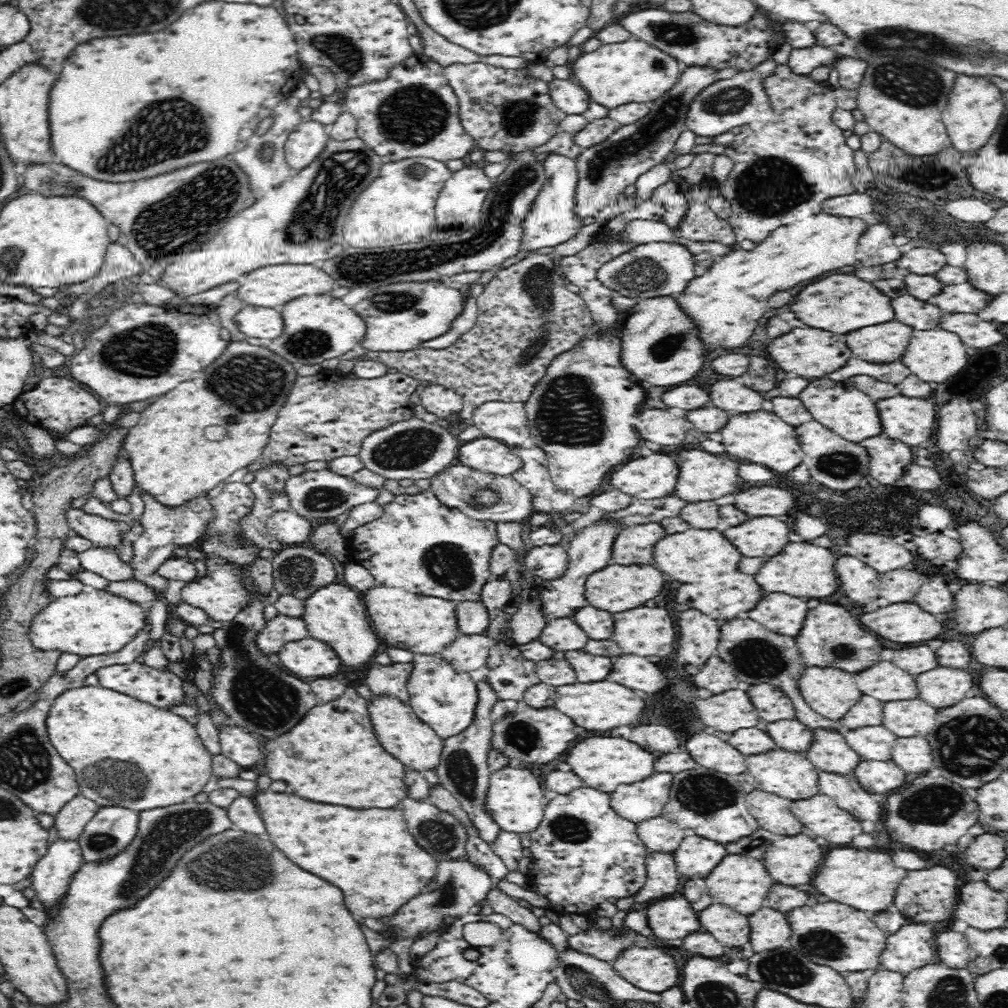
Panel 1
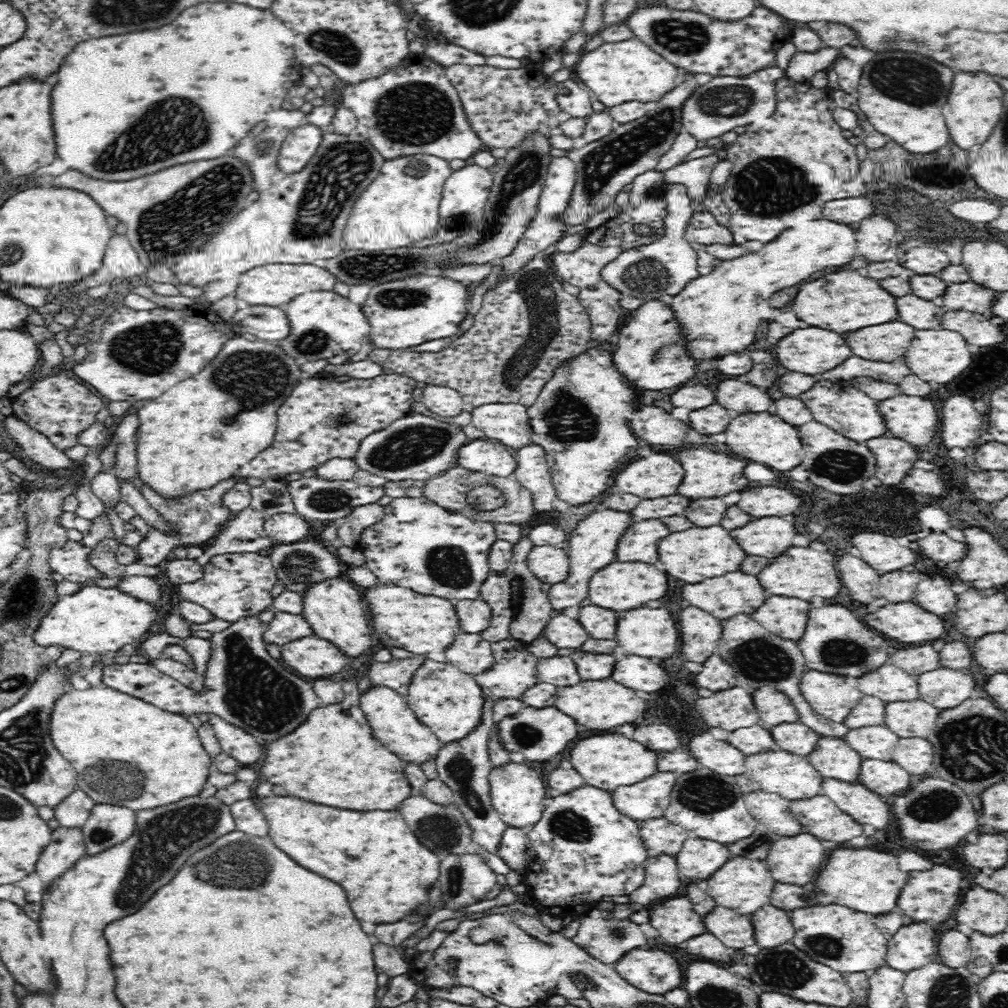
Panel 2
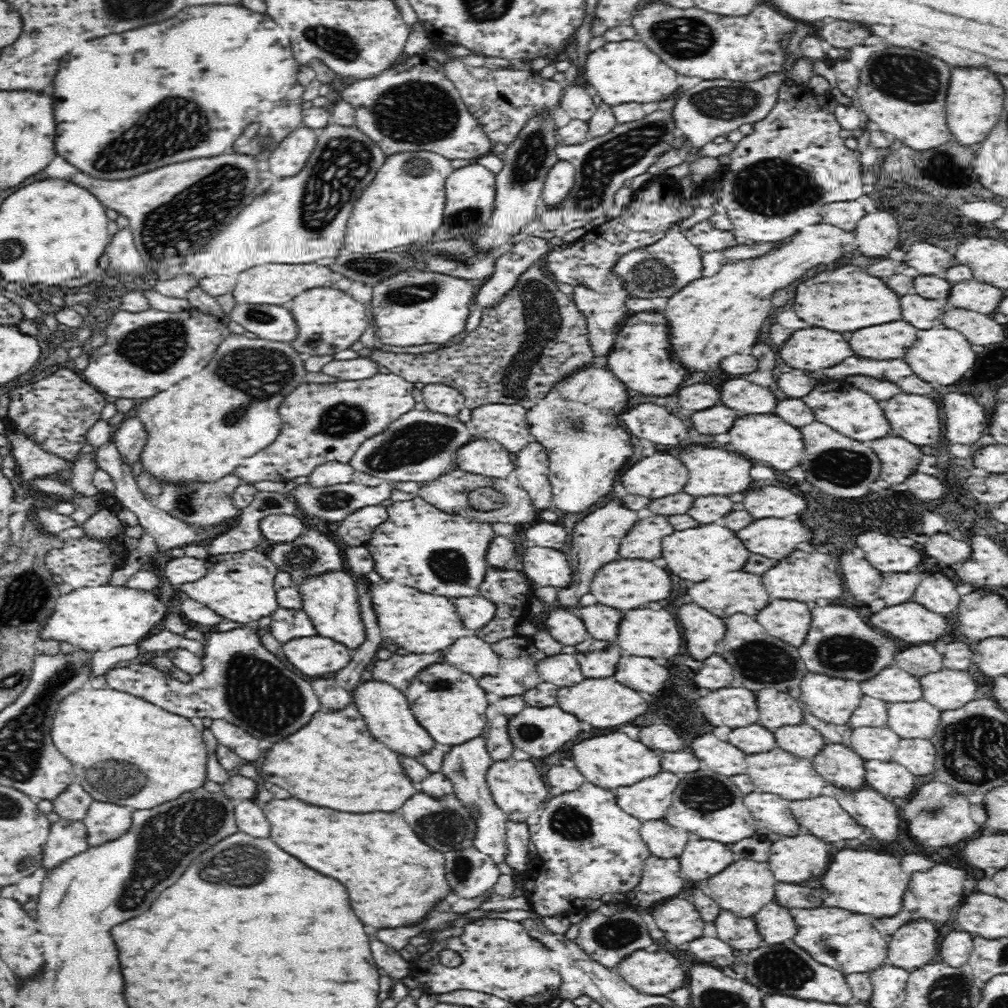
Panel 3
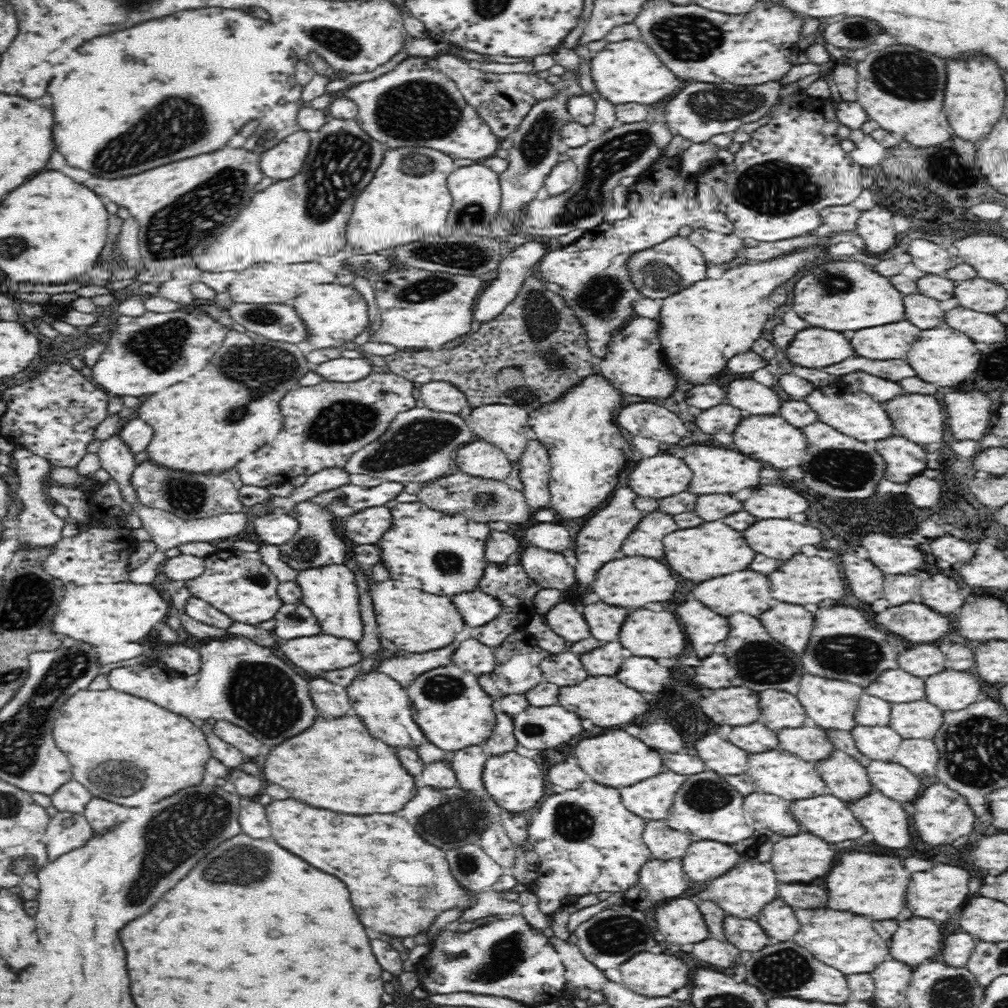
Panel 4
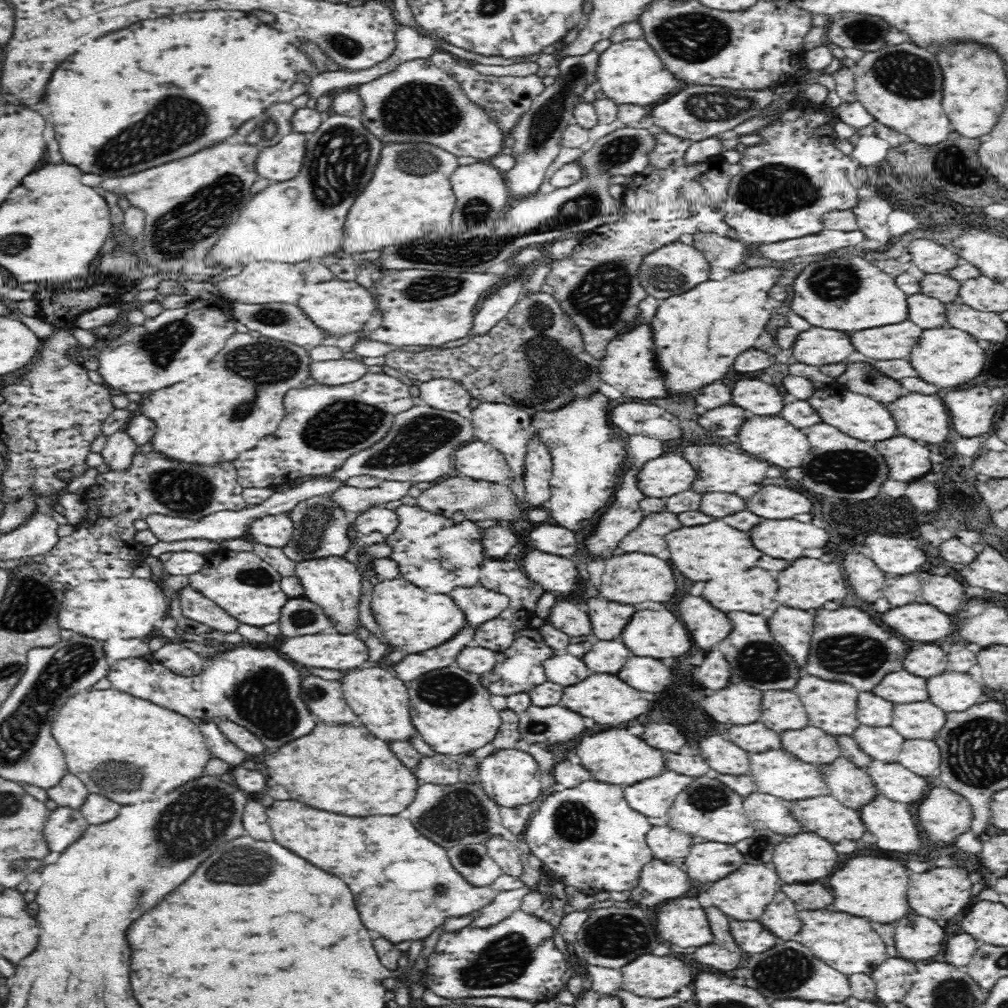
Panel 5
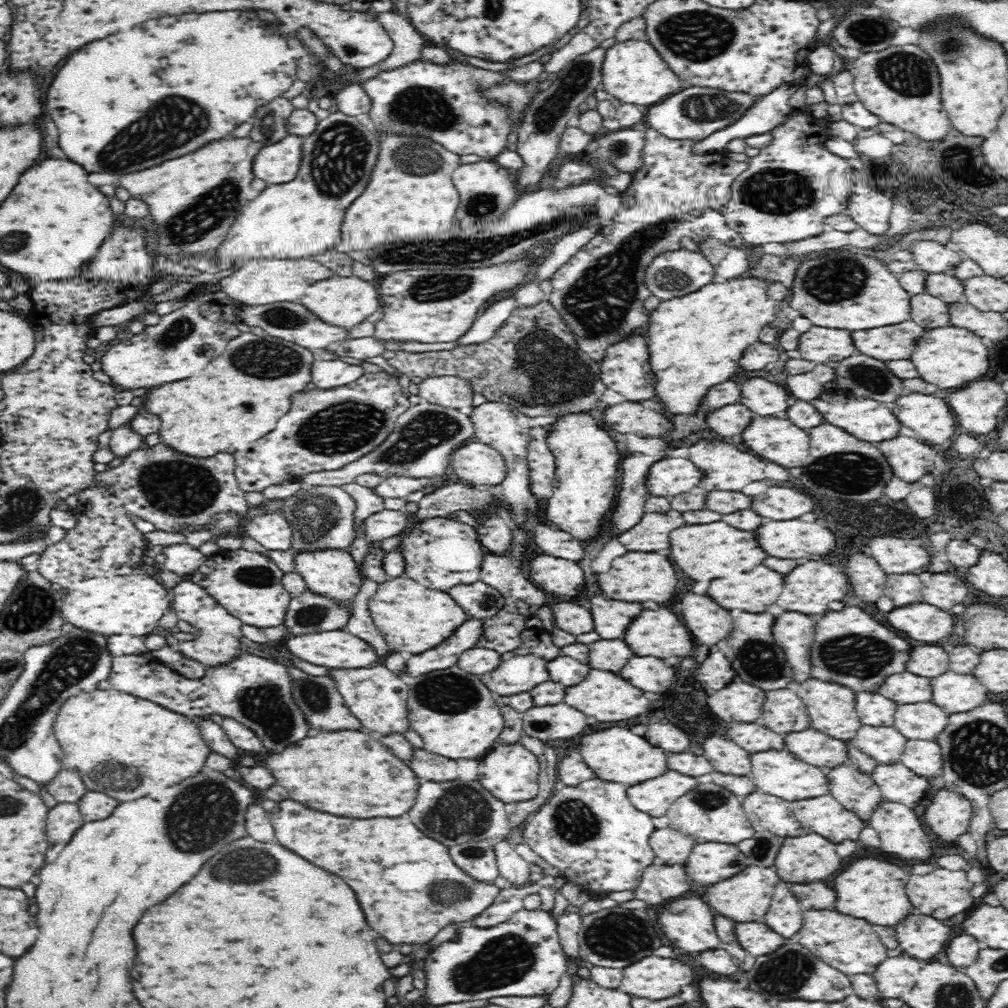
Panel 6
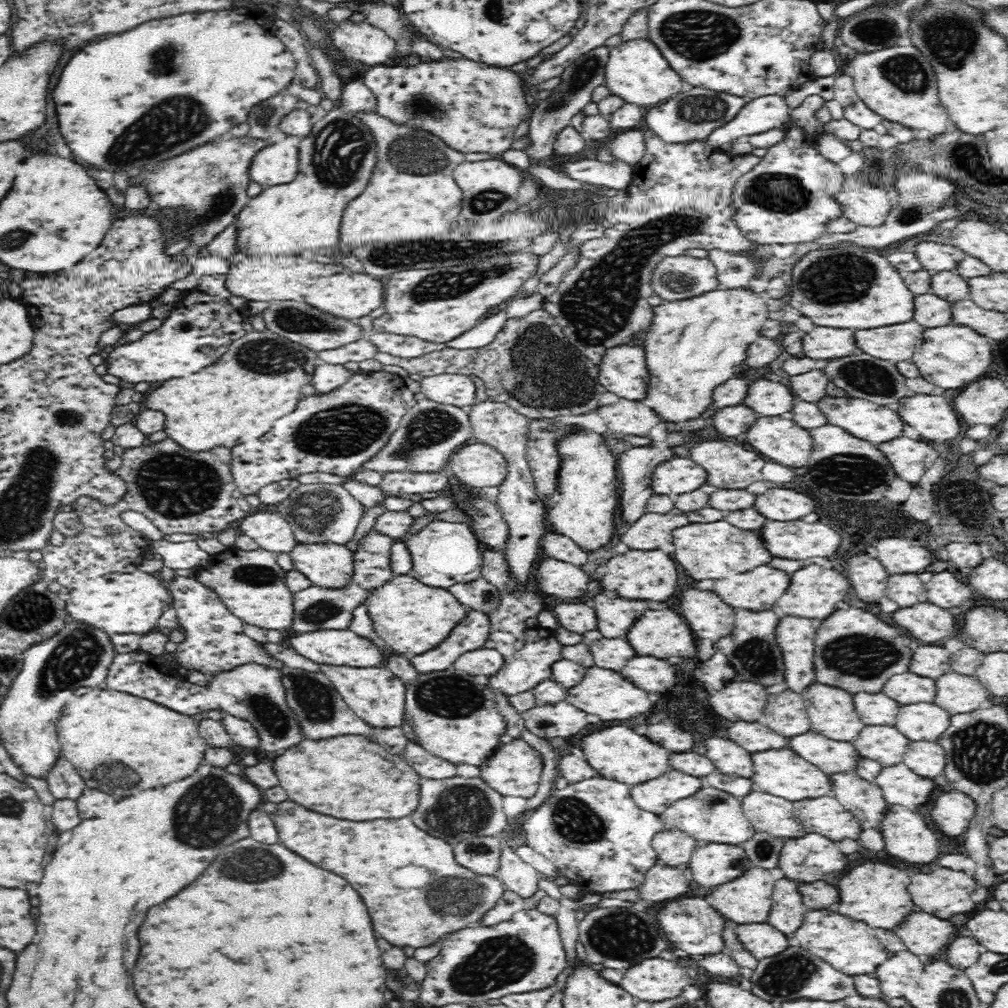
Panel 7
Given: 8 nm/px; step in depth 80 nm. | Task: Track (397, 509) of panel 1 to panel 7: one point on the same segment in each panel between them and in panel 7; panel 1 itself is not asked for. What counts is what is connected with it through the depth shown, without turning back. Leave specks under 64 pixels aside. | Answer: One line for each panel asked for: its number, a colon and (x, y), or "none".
2: (419, 545)
3: (427, 549)
4: (440, 554)
5: (436, 554)
6: (441, 553)
7: (444, 554)

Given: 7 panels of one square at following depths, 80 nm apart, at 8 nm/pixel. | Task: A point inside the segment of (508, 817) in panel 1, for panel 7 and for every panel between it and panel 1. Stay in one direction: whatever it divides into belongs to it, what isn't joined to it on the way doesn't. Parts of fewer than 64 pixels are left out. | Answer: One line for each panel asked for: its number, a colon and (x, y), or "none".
2: (518, 792)
3: (517, 787)
4: (516, 783)
5: (511, 777)
6: (510, 772)
7: (515, 769)

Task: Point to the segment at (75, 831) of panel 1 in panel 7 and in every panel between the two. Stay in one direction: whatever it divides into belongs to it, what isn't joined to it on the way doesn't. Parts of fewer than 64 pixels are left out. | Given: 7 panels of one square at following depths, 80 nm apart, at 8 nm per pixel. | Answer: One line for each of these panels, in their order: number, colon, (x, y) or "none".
2: (73, 810)
3: (73, 803)
4: (72, 796)
5: (70, 791)
6: (67, 785)
7: (63, 781)

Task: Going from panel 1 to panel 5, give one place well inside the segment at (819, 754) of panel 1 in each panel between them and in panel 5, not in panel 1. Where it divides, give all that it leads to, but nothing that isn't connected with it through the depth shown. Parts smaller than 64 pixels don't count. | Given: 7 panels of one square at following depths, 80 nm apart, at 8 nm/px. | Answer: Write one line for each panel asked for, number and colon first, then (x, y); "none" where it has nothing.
2: (834, 758)
3: (843, 768)
4: (848, 779)
5: (853, 787)

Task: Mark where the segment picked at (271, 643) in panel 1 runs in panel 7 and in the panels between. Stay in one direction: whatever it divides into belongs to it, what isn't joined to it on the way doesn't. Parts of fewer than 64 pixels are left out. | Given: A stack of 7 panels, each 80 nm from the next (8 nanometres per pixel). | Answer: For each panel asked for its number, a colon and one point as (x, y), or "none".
2: (284, 627)
3: (286, 624)
4: (295, 619)
5: (300, 615)
6: (309, 611)
7: (315, 608)

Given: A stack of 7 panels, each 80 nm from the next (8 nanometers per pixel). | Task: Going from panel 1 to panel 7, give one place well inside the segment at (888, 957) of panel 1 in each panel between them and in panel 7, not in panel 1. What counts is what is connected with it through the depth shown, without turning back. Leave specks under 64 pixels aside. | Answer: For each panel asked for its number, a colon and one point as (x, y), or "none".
2: (915, 945)
3: (915, 944)
4: (917, 940)
5: (917, 938)
6: (924, 937)
7: (922, 933)

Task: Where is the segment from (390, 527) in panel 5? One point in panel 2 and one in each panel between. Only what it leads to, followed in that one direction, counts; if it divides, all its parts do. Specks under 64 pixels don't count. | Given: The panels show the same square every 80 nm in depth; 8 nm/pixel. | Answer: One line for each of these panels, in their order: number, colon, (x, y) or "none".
2: (350, 534)
3: (357, 529)
4: (369, 526)

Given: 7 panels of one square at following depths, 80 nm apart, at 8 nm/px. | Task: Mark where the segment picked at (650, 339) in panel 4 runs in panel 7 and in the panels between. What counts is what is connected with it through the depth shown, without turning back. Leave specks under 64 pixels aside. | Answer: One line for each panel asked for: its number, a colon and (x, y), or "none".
5: (628, 365)
6: (625, 369)
7: (622, 371)

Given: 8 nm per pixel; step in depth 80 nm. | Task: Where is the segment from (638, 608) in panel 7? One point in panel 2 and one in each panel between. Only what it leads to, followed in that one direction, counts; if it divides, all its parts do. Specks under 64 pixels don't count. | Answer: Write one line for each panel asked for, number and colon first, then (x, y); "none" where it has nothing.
2: (600, 623)
3: (602, 622)
4: (606, 621)
5: (609, 619)
6: (612, 617)

